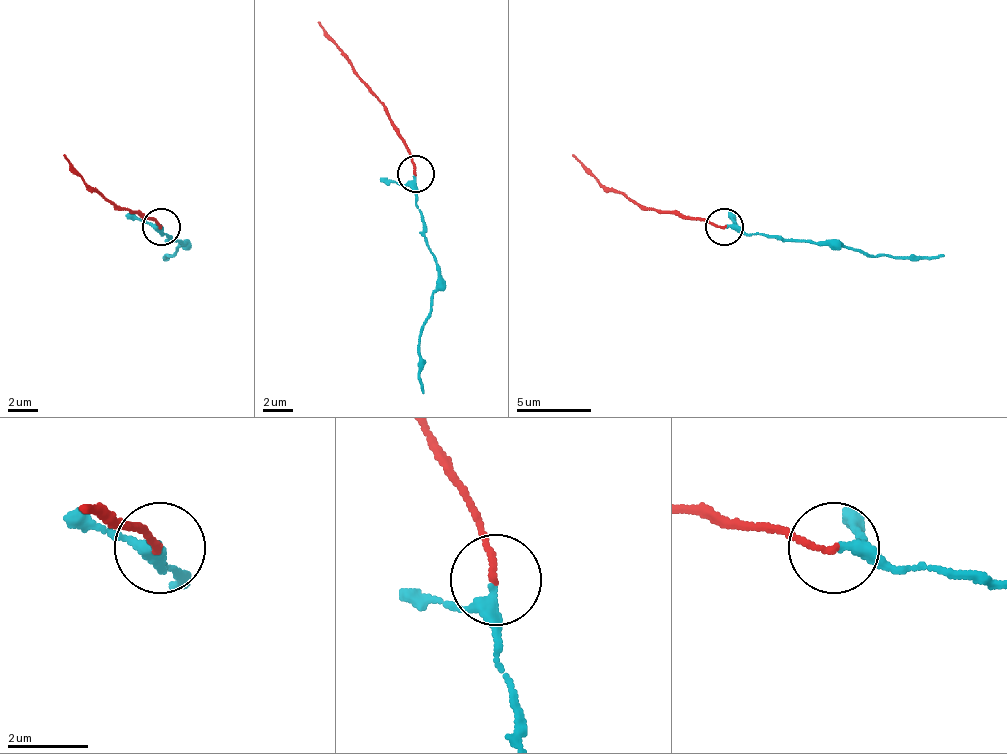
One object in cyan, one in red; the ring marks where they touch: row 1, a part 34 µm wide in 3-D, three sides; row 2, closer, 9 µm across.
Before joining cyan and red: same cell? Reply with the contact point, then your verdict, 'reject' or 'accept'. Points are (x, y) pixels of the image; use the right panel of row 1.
(724, 226) | accept

